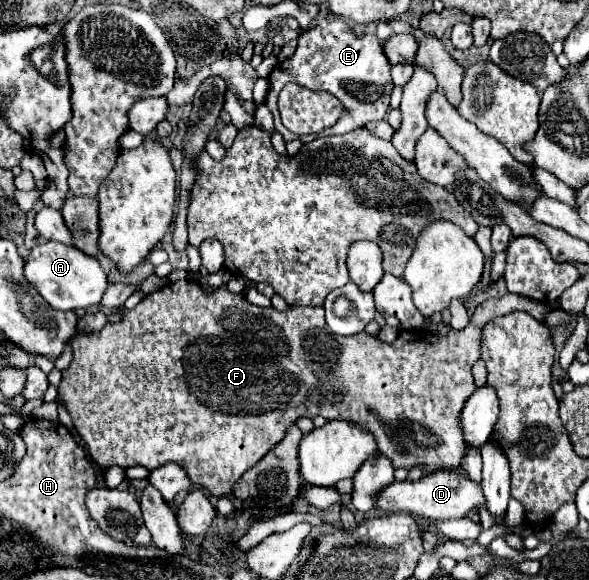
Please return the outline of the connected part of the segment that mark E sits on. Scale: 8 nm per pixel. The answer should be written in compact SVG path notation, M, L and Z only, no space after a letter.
M326 16L314 28L304 30L304 34L300 34L298 38L298 48L294 56L276 64L268 80L270 80L270 92L266 98L266 106L274 114L274 126L284 136L286 142L298 138L290 130L286 130L278 112L278 94L286 82L298 82L300 86L310 90L326 90L332 96L340 98L340 102L344 104L344 114L340 114L334 126L322 130L320 136L346 134L350 130L362 128L370 120L382 120L388 112L390 92L394 88L390 78L390 64L382 52L380 40L368 34L356 36L352 28L336 16Z

